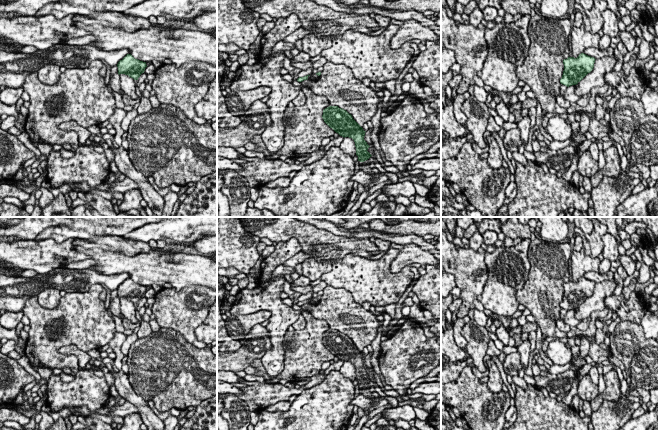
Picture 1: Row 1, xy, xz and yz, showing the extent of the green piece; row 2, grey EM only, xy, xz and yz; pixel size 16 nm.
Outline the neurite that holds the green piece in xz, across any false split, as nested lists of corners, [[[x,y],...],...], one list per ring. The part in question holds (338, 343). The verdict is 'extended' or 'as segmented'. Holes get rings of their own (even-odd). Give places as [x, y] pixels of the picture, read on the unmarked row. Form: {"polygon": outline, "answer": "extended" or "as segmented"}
{"polygon": [[[329,330],[323,334],[322,342],[340,360],[354,364],[359,389],[362,389],[364,396],[374,401],[375,397],[367,385],[372,379],[367,375],[370,370],[364,364],[366,355],[353,343],[352,339],[338,330]]], "answer": "extended"}

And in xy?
{"polygon": [[[127,278],[117,288],[118,298],[125,298],[134,304],[138,304],[147,291],[146,286],[135,283],[131,278]]], "answer": "as segmented"}

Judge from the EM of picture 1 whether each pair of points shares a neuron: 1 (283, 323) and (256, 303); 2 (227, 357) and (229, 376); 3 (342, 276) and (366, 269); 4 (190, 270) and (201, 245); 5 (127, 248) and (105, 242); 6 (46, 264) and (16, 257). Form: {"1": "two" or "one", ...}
{"1": "one", "2": "two", "3": "one", "4": "two", "5": "one", "6": "one"}

